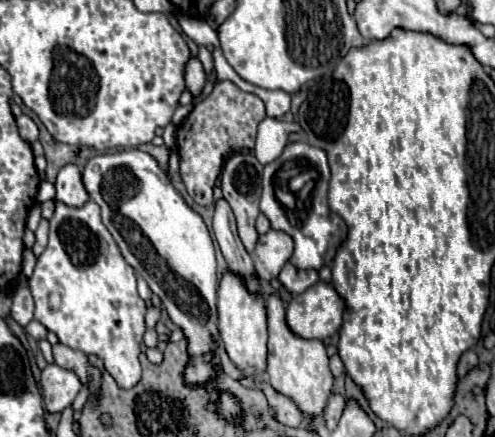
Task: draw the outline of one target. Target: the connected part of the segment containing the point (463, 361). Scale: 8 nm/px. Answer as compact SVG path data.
M467 350L465 354L461 354L461 358L459 358L459 362L457 362L457 374L459 376L465 376L471 368L475 368L477 366L477 356L475 356L475 352L473 350Z

